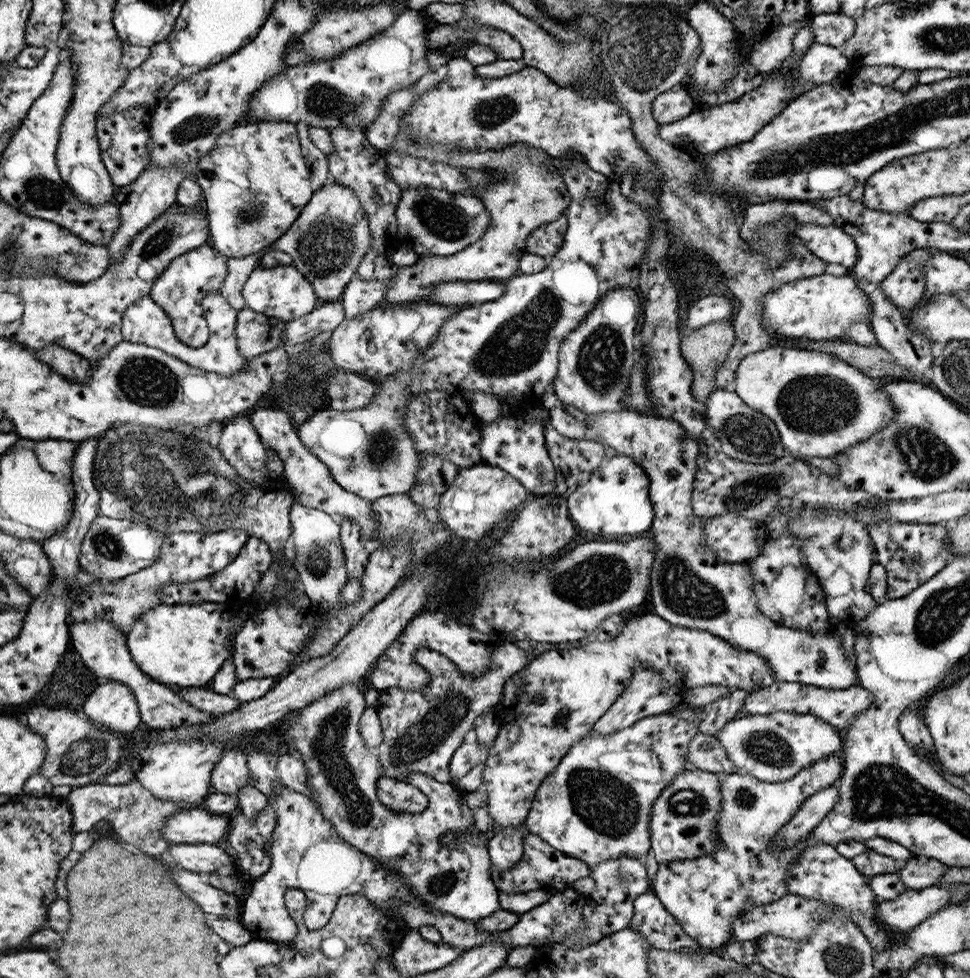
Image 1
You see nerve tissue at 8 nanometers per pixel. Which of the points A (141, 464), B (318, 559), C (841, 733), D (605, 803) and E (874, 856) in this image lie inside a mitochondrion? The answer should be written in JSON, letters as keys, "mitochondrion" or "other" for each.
{"A":"mitochondrion","B":"mitochondrion","C":"other","D":"mitochondrion","E":"other"}

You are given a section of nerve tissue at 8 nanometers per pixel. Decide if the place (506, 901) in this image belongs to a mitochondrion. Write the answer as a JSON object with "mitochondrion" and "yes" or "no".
{"mitochondrion":"no"}

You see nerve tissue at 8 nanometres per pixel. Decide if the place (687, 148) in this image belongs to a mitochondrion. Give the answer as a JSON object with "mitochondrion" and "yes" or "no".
{"mitochondrion":"no"}

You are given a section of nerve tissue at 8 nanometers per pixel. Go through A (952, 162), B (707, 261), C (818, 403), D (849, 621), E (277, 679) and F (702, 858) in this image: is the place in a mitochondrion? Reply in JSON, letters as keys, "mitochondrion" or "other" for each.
{"A":"mitochondrion","B":"other","C":"mitochondrion","D":"other","E":"other","F":"other"}

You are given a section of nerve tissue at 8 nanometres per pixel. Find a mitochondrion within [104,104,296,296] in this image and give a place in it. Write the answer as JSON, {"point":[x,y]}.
{"point":[199,124]}

